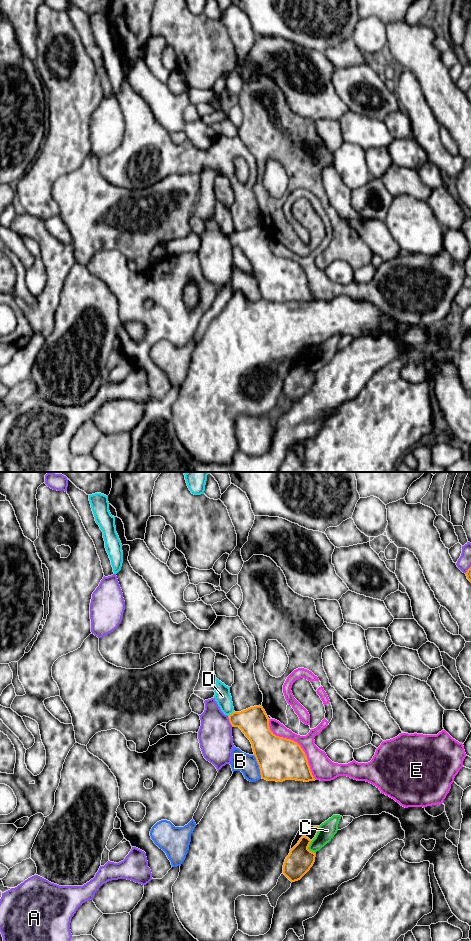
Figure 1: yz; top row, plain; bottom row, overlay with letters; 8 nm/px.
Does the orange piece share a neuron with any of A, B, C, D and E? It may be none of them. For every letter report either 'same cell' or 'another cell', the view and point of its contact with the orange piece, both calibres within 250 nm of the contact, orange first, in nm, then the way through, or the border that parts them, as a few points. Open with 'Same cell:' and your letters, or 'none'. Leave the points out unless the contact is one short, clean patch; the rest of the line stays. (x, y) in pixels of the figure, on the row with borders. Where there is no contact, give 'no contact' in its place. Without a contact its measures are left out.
Same cell: none
A: another cell | yz (229, 721) | 240/280 nm
B: another cell | yz (259, 766) | 340/160 nm
C: another cell | yz (312, 839) | 200/140 nm
D: another cell | yz (232, 713) | 240/130 nm | along yz (234, 711), (228, 716)
E: another cell | yz (297, 743) | 340/170 nm

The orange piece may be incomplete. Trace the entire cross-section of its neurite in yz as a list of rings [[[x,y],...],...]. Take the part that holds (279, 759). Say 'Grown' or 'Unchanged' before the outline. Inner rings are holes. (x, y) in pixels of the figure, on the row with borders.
Unchanged. [[[262,706],[250,707],[228,716],[232,727],[239,727],[250,740],[262,779],[283,782],[285,780],[315,781],[308,759],[301,746],[287,738],[276,736],[269,727],[269,718]]]

